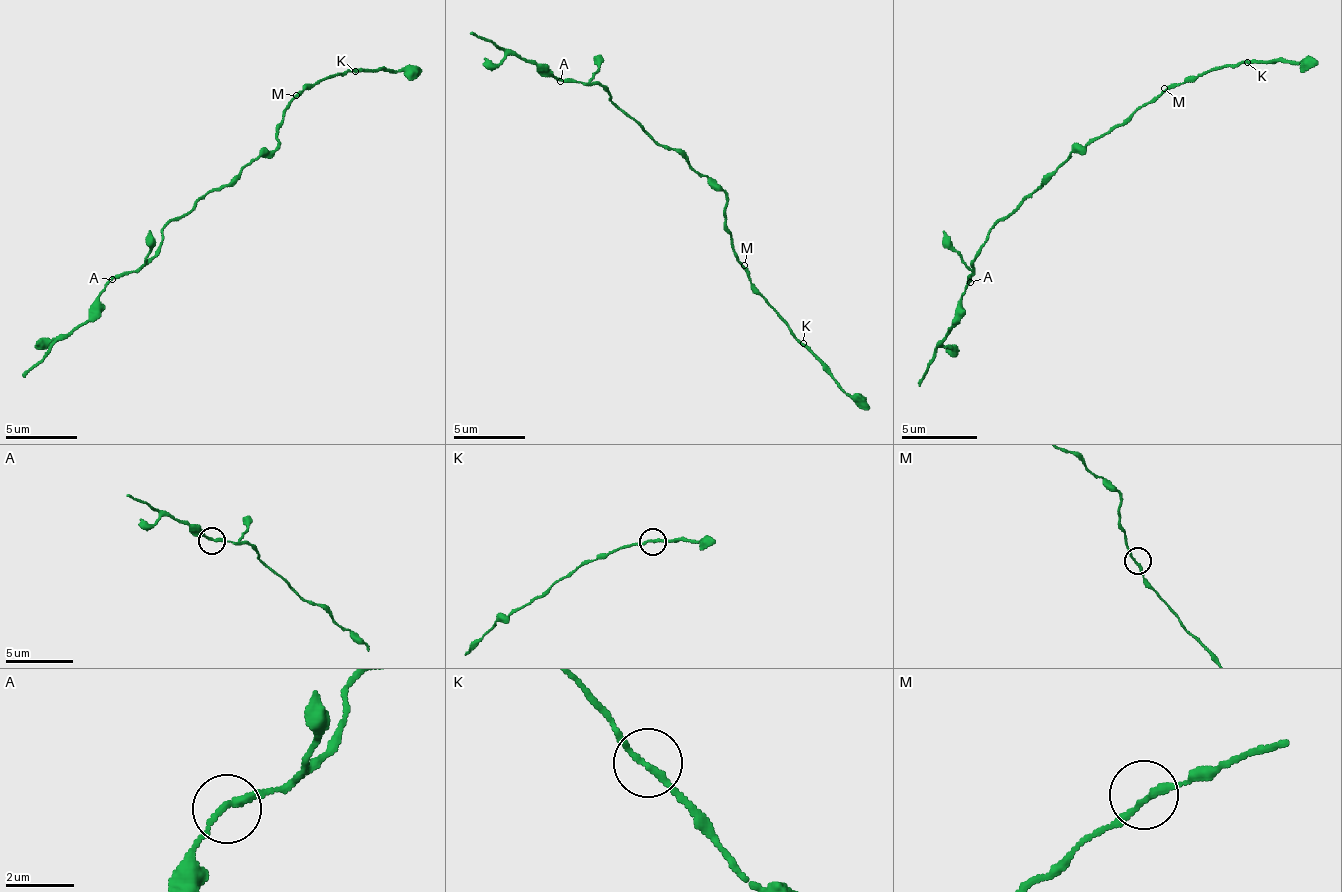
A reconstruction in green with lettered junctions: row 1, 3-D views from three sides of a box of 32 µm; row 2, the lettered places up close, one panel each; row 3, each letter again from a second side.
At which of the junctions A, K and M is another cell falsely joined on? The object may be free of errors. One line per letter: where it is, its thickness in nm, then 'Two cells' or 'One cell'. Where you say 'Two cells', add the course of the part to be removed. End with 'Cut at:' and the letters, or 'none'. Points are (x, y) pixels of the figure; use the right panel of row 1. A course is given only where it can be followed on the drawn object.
A: Place: (970, 282). Thickness 180 nm. One cell
K: Place: (1247, 62). Thickness 190 nm. Two cells. Course of the part to remove: (1248, 61), (1317, 61)
M: Place: (1164, 88). Thickness 190 nm. One cell
Cut at: K

